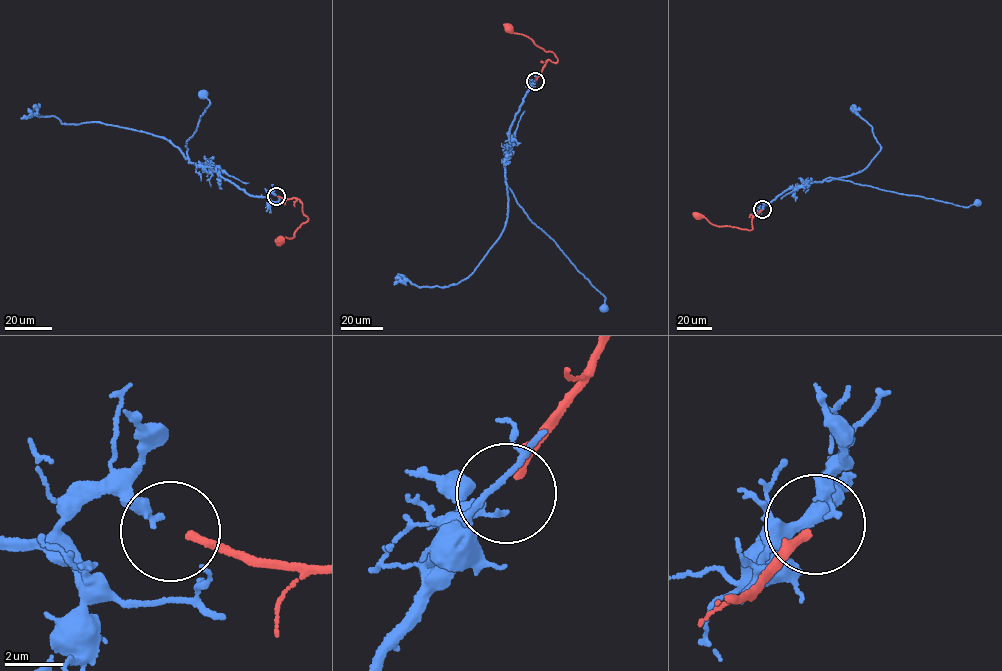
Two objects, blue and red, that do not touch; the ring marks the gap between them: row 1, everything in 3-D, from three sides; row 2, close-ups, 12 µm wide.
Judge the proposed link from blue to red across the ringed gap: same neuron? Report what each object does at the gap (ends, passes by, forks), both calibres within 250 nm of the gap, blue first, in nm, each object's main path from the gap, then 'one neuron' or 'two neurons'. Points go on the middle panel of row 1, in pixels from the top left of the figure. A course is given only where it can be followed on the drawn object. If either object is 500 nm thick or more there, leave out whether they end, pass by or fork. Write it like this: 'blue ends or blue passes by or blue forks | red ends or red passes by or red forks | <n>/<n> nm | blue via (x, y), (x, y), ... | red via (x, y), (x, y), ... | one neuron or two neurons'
blue ends | red ends | 190/280 nm | blue via (535, 82), (509, 129), (507, 218), (500, 237), (457, 283), (419, 287), (395, 279) | red via (536, 80), (546, 61), (555, 63), (557, 58), (509, 27) | two neurons

